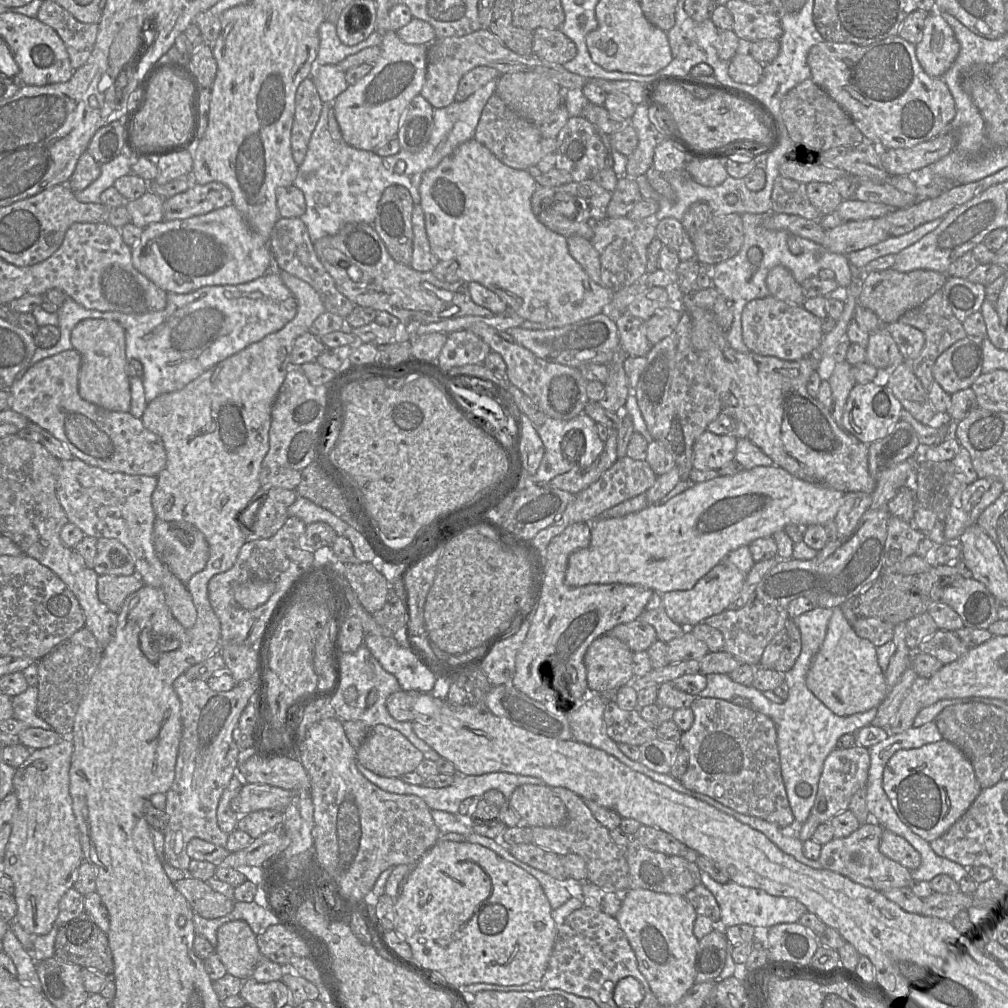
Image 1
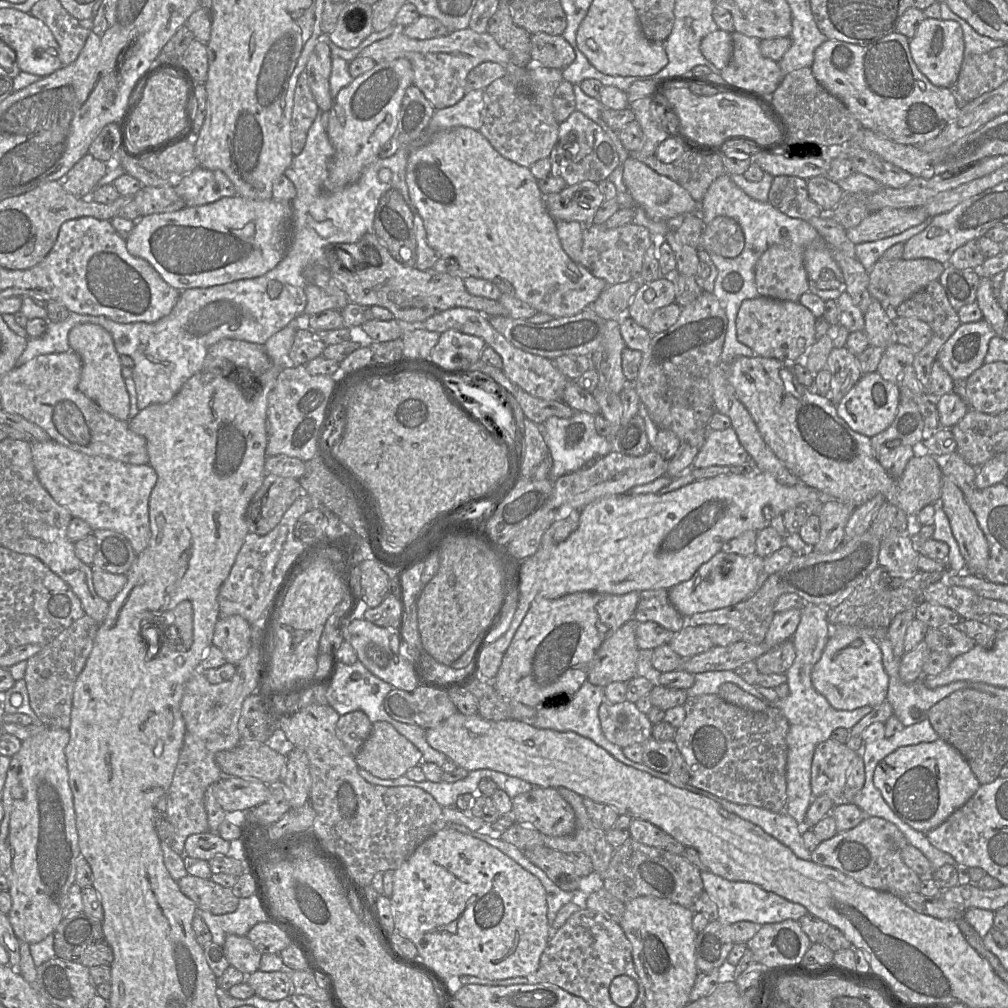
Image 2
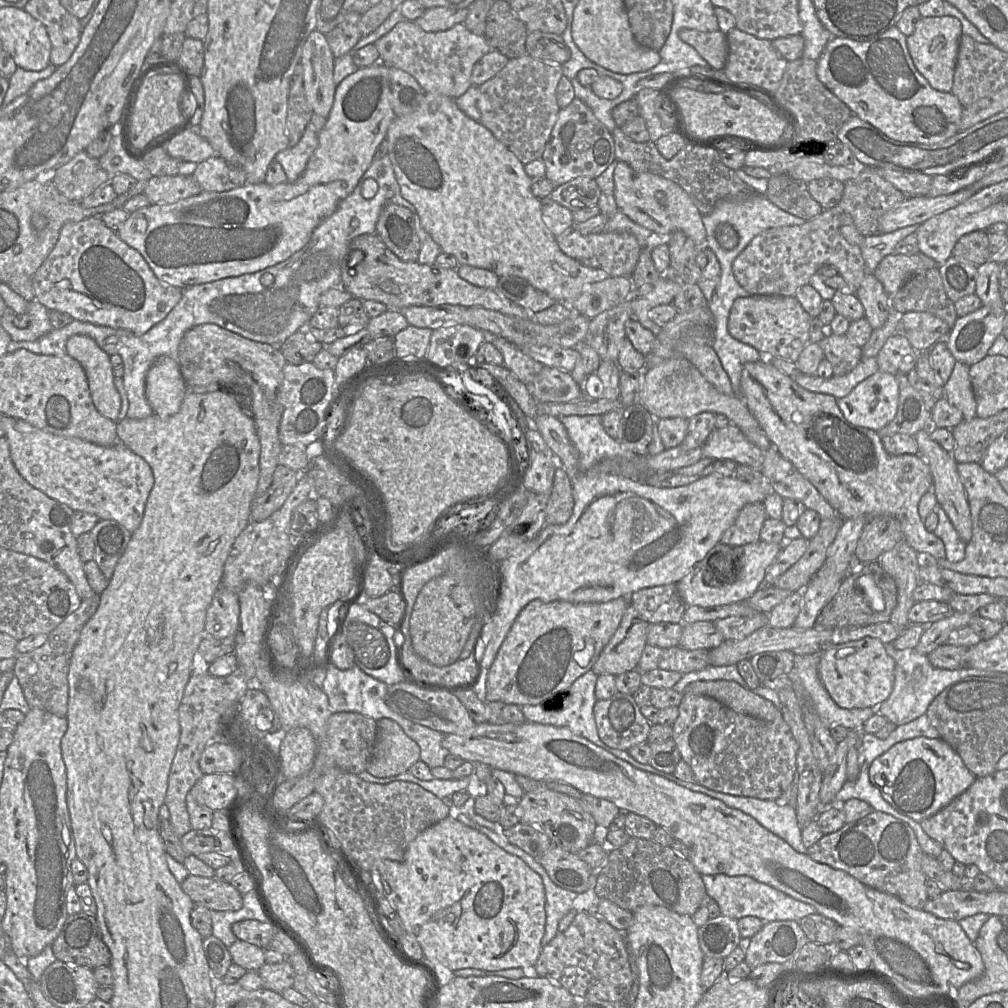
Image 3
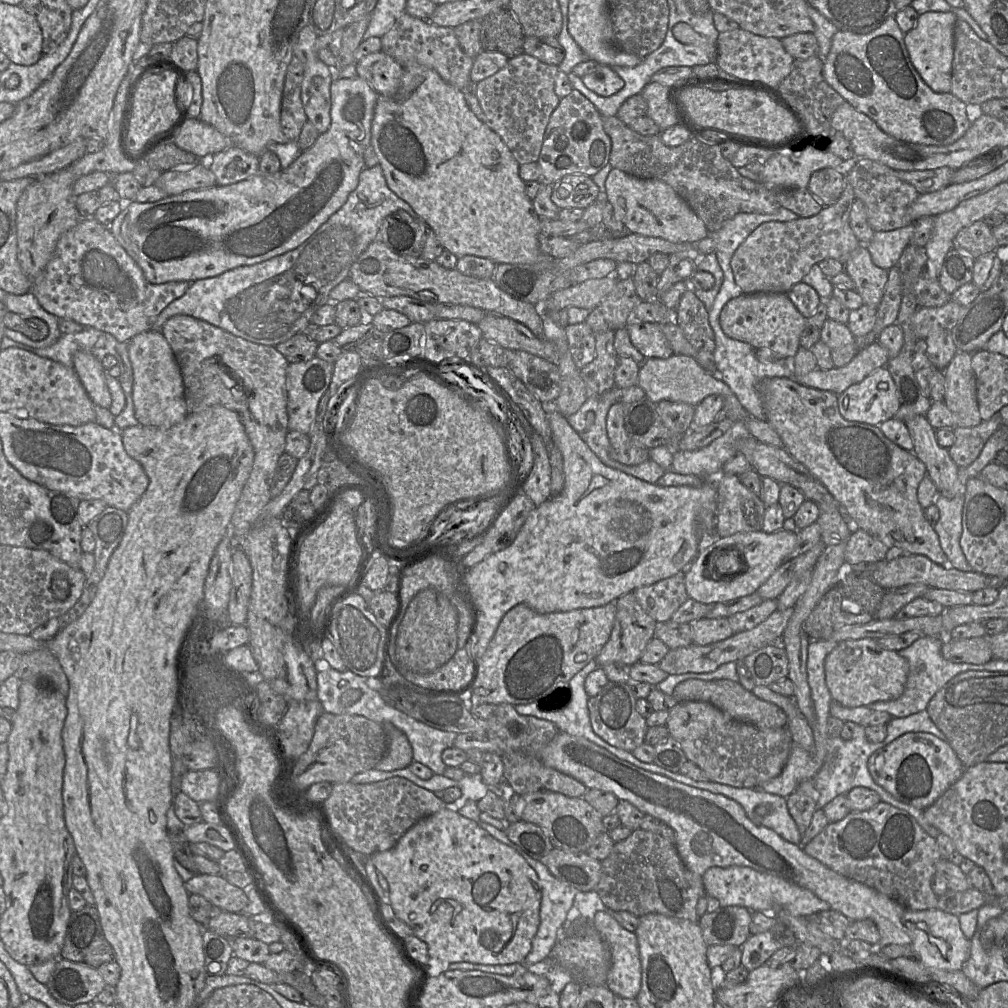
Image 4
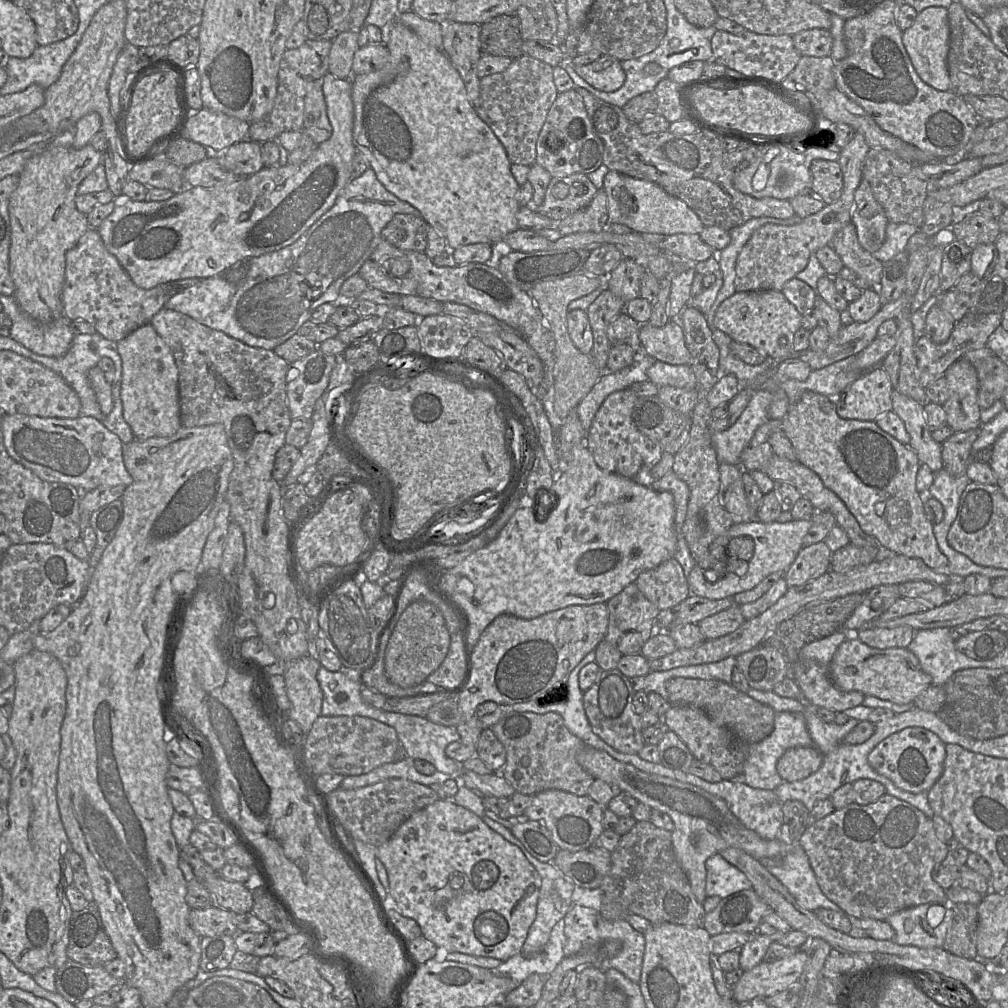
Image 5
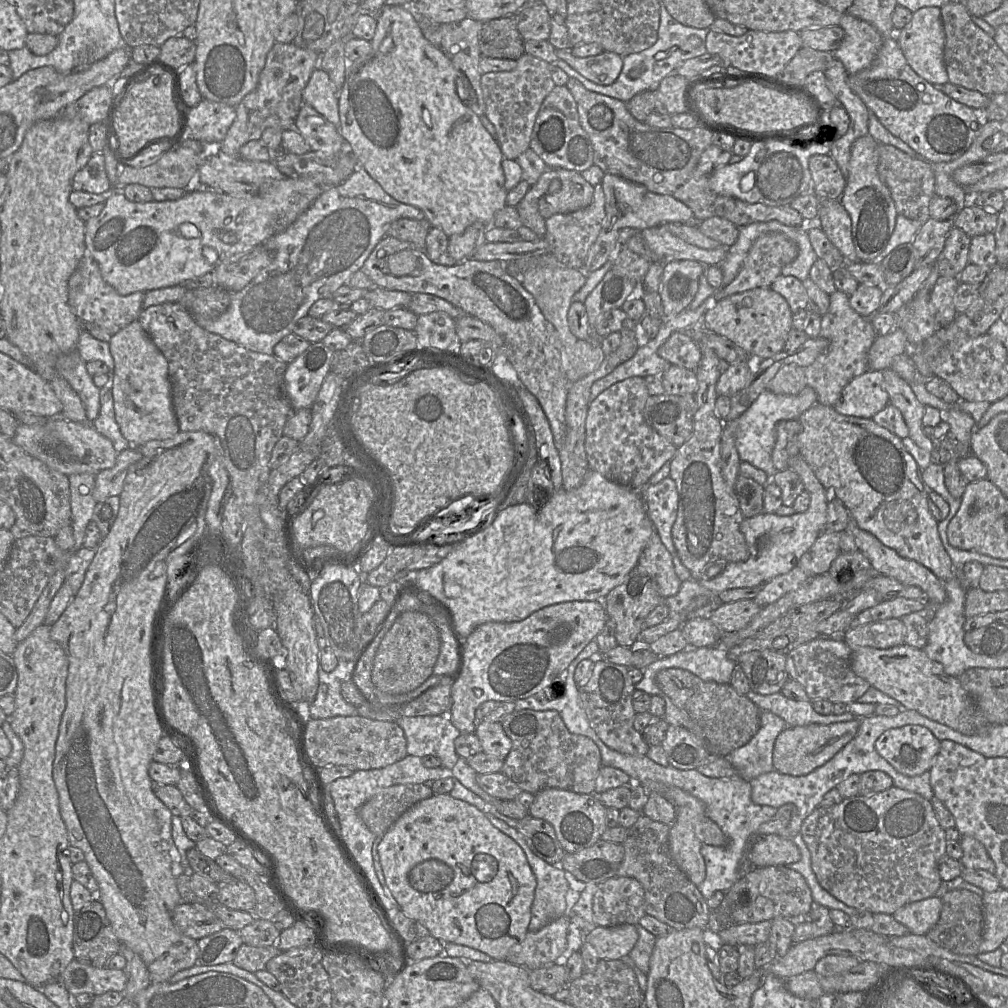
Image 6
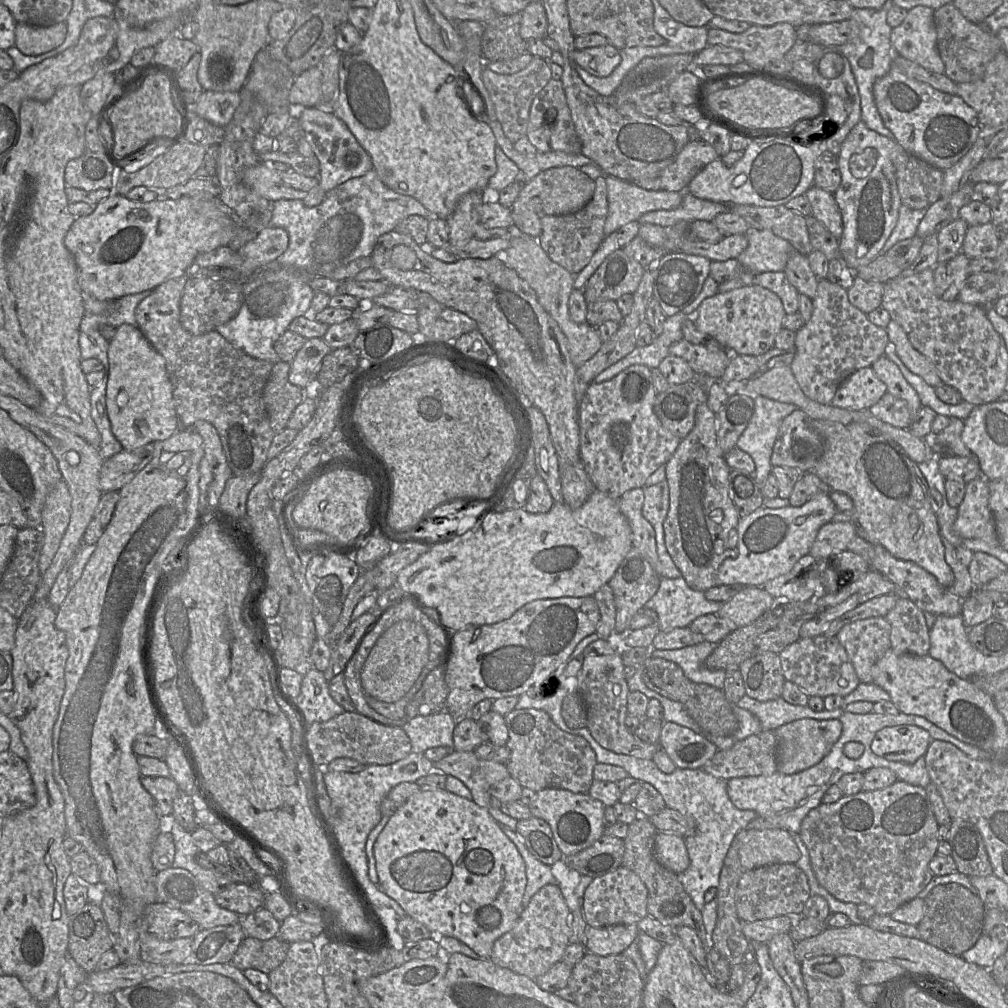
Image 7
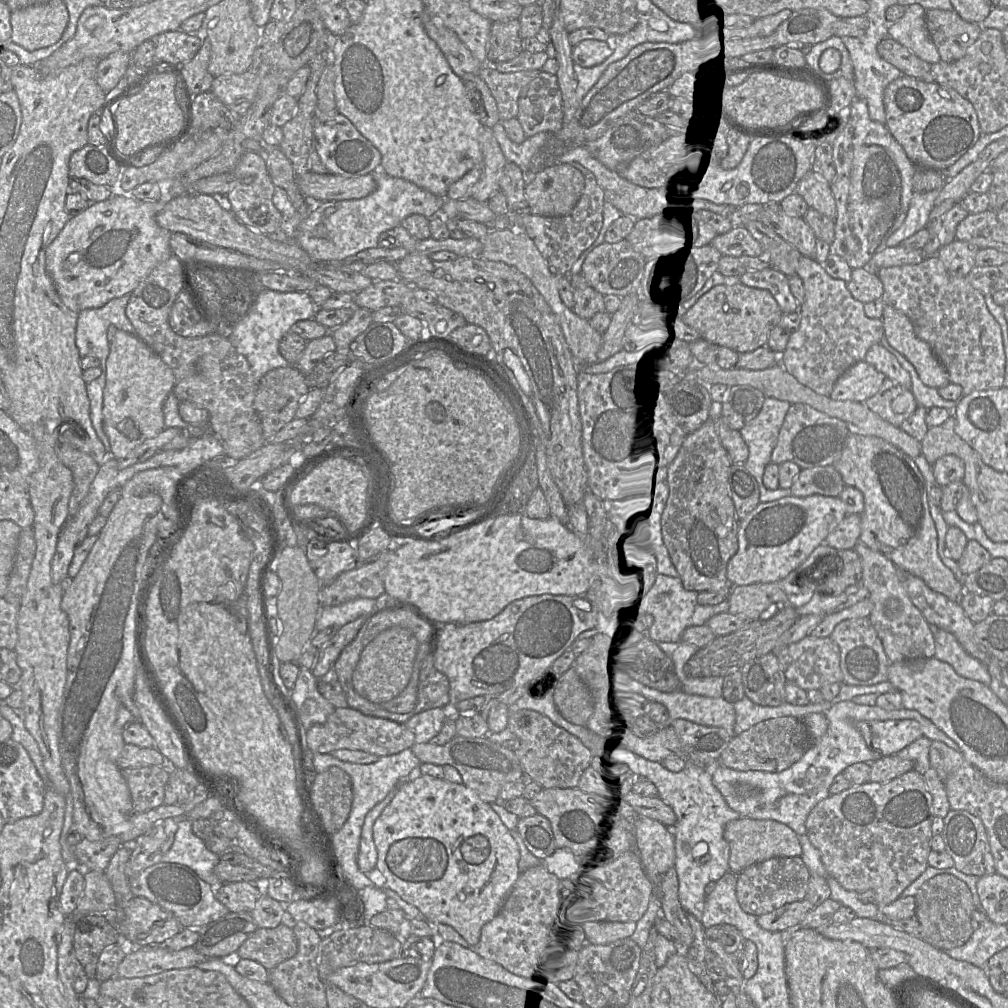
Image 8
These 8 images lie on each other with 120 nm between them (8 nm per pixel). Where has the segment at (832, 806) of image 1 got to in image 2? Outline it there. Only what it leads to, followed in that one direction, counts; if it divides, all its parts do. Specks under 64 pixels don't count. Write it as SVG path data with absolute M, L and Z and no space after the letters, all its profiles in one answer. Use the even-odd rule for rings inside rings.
M832 738L820 743L815 749L811 765L811 790L813 796L827 795L833 800L834 806L848 803L842 799L842 794L846 784L848 768L858 754L858 752L849 749L845 744L839 743Z

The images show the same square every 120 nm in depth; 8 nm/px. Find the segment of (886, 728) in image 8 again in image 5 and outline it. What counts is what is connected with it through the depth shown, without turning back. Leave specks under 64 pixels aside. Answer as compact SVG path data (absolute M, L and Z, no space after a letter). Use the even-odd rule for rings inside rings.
M907 727L875 746L868 755L868 762L875 772L890 779L900 789L920 793L928 792L941 776L945 756L945 744L935 733L922 727Z

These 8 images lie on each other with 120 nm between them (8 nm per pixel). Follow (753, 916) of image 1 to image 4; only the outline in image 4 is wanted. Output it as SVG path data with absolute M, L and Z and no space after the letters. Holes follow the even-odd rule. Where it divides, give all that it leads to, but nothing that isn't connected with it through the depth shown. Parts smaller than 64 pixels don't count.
M711 867L702 877L705 894L718 899L721 907L741 906L751 912L764 912L775 916L783 909L793 916L800 917L808 917L813 913L831 909L827 902L818 898L810 890L749 867Z

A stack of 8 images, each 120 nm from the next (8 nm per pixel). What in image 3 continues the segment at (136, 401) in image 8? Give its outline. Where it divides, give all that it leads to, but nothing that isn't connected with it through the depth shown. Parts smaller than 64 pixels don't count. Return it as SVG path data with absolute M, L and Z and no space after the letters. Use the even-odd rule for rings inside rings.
M159 356L150 367L145 381L145 394L153 413L163 418L176 414L186 392L187 385L176 358Z

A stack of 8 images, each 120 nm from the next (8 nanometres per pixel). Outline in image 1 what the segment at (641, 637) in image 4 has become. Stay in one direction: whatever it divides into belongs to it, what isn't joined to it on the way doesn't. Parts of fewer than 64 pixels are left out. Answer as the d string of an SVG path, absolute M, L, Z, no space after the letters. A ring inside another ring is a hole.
M614 636L596 638L584 656L588 693L613 699L618 688L634 680L632 655L628 645Z

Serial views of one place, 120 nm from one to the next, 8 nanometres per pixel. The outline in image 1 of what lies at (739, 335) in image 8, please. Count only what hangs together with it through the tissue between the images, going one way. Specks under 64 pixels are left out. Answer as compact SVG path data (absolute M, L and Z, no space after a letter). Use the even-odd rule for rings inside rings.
M769 295L751 300L743 308L742 339L752 353L796 361L814 354L819 348L825 335L821 320L800 305L784 302Z

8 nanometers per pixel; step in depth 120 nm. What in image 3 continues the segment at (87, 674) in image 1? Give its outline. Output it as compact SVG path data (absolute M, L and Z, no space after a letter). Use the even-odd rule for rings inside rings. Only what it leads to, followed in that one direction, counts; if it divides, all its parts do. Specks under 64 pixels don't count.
M99 595L83 599L77 610L68 615L50 632L45 643L31 651L16 656L14 674L23 690L30 708L39 708L59 717L67 716L69 685L68 671L70 659L81 631L99 606Z

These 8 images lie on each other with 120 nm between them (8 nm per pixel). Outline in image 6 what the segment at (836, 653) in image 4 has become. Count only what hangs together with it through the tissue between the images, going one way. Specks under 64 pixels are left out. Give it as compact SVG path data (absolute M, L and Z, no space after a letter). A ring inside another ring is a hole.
M906 644L886 649L860 647L851 653L851 667L856 675L899 702L903 709L916 711L962 734L973 734L988 724L958 678L947 675L943 666L930 659L923 649Z

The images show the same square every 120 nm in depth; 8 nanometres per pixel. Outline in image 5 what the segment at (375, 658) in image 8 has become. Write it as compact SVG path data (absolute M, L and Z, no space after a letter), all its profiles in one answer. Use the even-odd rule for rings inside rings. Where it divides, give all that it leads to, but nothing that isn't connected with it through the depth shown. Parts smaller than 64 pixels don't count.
M412 602L398 619L389 638L384 658L385 674L393 684L412 687L426 681L444 661L451 635L441 611L431 602Z

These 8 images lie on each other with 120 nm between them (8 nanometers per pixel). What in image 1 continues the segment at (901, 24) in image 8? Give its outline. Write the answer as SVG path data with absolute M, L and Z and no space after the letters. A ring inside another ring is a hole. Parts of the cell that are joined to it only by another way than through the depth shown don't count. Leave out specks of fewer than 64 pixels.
M928 13L921 38L915 44L916 57L931 77L941 78L955 61L960 45L940 13Z

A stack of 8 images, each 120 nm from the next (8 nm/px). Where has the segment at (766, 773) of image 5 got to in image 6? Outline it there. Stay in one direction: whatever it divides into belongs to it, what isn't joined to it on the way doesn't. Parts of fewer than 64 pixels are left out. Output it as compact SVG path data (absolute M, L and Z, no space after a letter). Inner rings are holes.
M760 711L760 728L755 736L746 745L726 756L737 775L750 782L761 774L774 771L774 744L787 727L781 717L769 711Z

